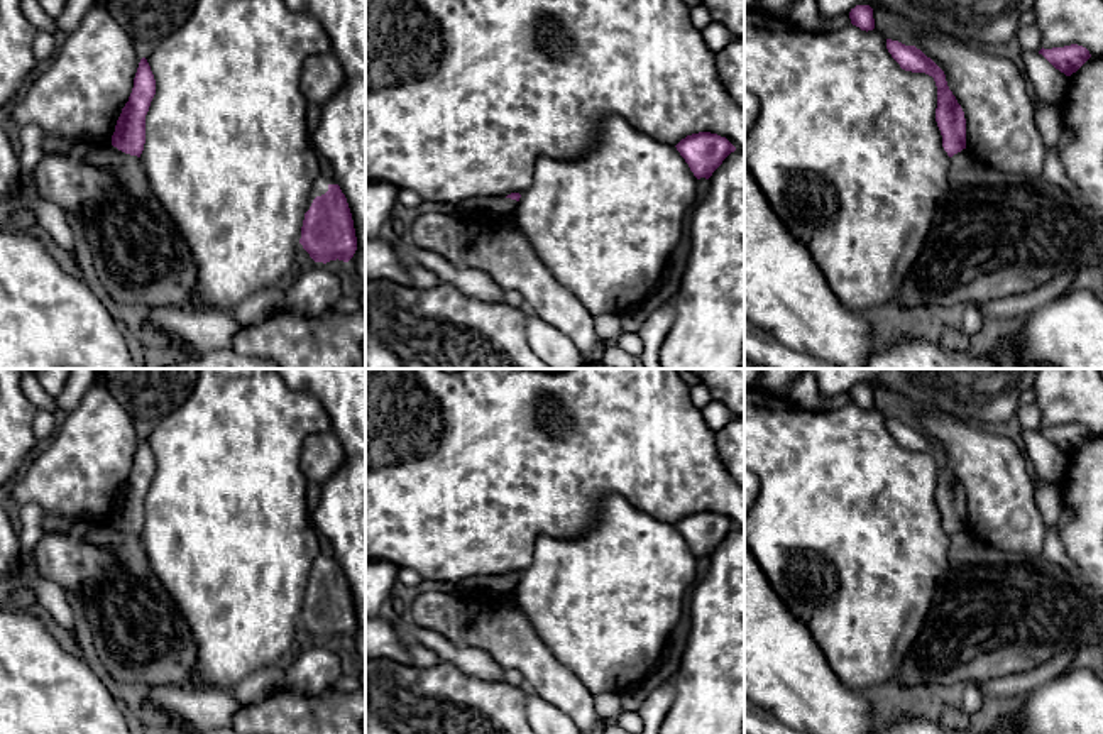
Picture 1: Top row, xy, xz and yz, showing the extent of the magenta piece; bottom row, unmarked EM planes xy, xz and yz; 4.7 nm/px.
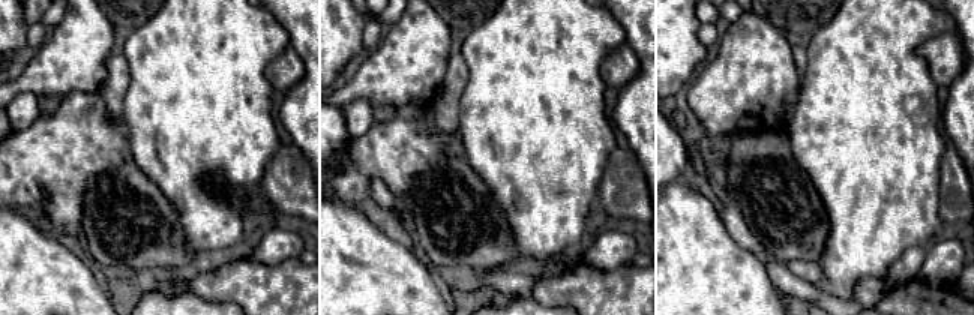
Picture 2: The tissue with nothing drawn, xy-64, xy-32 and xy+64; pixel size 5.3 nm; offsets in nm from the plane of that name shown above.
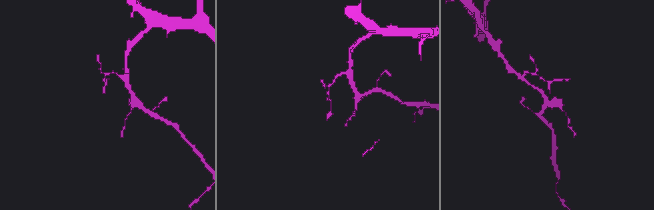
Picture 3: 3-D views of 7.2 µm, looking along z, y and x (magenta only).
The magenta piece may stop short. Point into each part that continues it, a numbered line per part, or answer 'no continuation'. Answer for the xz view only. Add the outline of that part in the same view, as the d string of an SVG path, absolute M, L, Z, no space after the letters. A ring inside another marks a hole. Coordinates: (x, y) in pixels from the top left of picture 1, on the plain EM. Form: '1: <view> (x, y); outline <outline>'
no continuation

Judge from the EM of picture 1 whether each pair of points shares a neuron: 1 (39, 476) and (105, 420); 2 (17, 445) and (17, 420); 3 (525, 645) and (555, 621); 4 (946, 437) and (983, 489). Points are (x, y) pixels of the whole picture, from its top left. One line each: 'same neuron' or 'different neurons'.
1: same neuron
2: same neuron
3: different neurons
4: same neuron

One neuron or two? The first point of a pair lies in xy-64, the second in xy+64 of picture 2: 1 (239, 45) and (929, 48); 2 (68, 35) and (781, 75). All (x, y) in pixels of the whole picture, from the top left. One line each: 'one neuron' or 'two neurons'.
1: two neurons
2: one neuron

